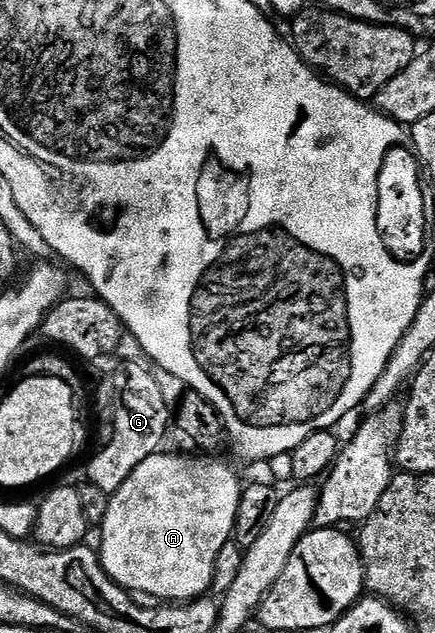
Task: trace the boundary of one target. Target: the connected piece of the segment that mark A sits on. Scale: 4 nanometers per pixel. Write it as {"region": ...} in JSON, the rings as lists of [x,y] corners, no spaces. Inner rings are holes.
{"region":[[[159,451],[154,453],[148,459],[144,459],[144,463],[140,463],[140,467],[136,467],[136,471],[132,471],[132,475],[129,479],[124,483],[124,487],[120,487],[120,491],[116,491],[110,498],[110,506],[108,507],[108,511],[104,515],[104,519],[102,520],[100,526],[100,532],[102,532],[102,549],[100,548],[100,560],[102,563],[102,569],[106,574],[108,574],[114,582],[121,589],[129,591],[134,595],[141,595],[146,599],[157,599],[162,603],[185,603],[188,601],[193,601],[195,597],[201,597],[203,594],[207,592],[213,586],[214,583],[214,564],[216,563],[216,559],[220,555],[220,551],[224,547],[224,543],[228,543],[234,536],[234,520],[236,519],[236,511],[238,510],[238,504],[240,503],[240,499],[242,498],[242,490],[243,486],[241,484],[238,485],[238,477],[233,473],[232,470],[229,469],[228,466],[225,465],[222,461],[214,461],[218,459],[211,459],[206,455],[194,455],[198,457],[174,457],[170,458],[166,451]]]}

